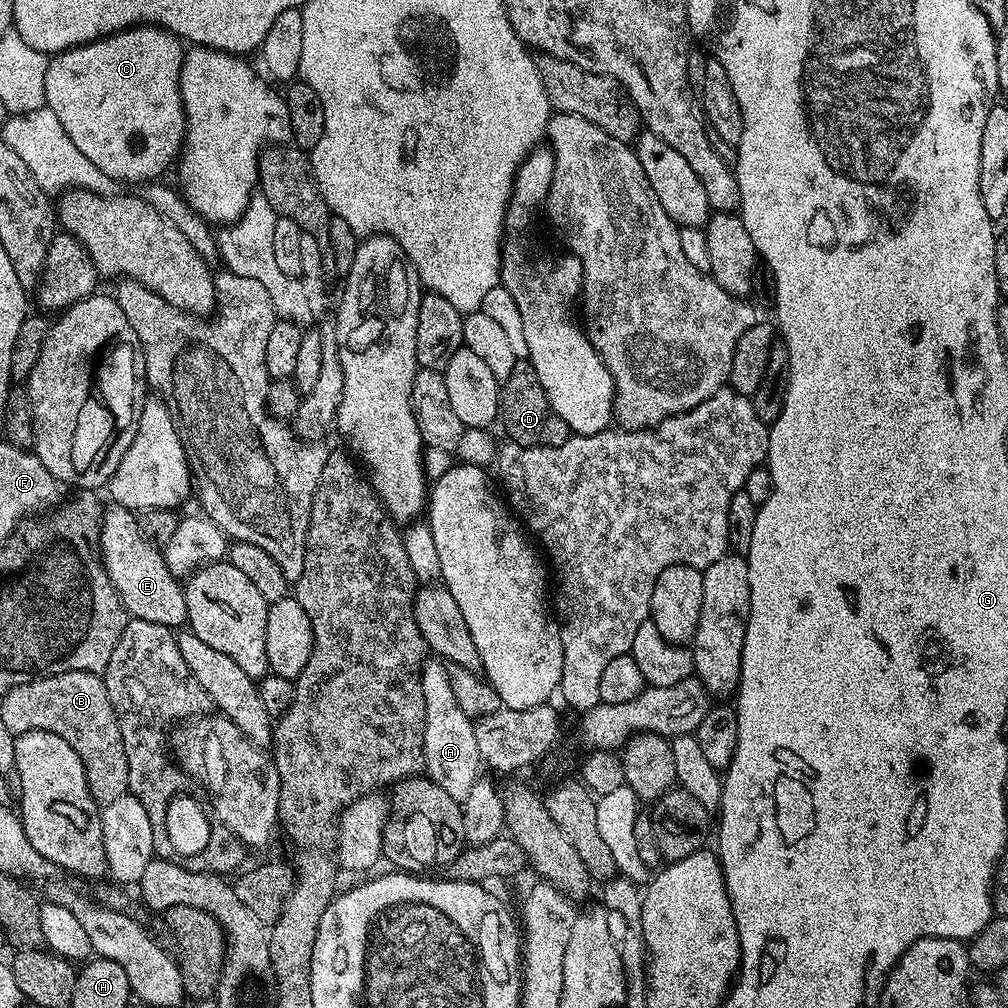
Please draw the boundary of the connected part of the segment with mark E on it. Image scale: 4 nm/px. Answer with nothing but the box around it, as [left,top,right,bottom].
[100,502,187,630]

